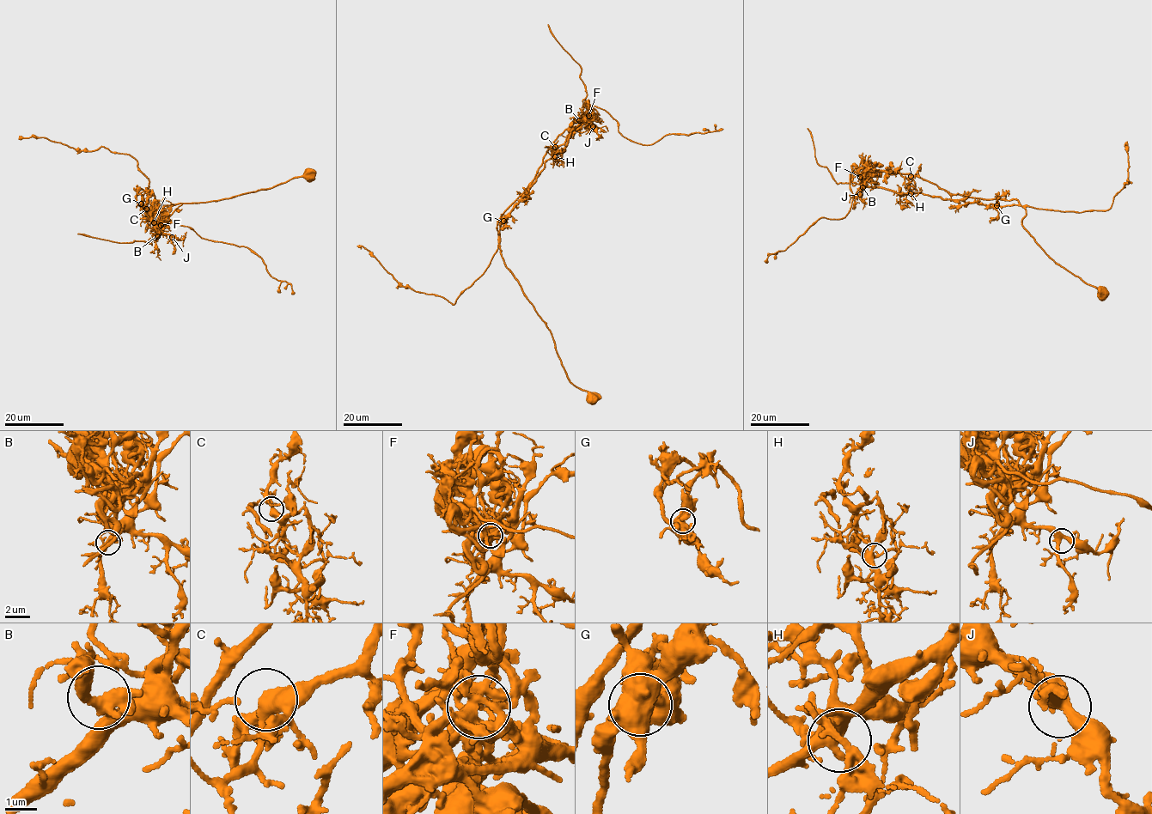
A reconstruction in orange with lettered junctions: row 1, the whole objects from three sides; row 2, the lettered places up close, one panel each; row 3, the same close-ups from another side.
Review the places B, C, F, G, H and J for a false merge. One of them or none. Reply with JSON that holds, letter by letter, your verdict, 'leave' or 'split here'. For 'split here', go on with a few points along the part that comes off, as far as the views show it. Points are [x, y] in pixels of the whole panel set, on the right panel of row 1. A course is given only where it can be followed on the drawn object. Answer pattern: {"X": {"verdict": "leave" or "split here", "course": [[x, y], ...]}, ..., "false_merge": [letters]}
{"B": {"verdict": "leave"}, "C": {"verdict": "leave"}, "F": {"verdict": "split here", "course": [[860, 177], [868, 186], [902, 194], [912, 192], [992, 207], [1106, 210], [1129, 181], [1126, 144]]}, "G": {"verdict": "leave"}, "H": {"verdict": "leave"}, "J": {"verdict": "leave"}, "false_merge": ["F"]}

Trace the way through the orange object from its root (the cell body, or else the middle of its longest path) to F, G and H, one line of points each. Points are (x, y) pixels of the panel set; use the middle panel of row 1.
F: (592, 400), (570, 381), (550, 331), (504, 263), (499, 244), (502, 219), (589, 115)
G: (592, 400), (587, 391), (570, 381), (557, 354), (550, 331), (504, 263), (499, 244), (499, 227), (503, 221)
H: (592, 400), (587, 391), (570, 381), (550, 331), (500, 252), (501, 221), (535, 181), (544, 163), (555, 156)

